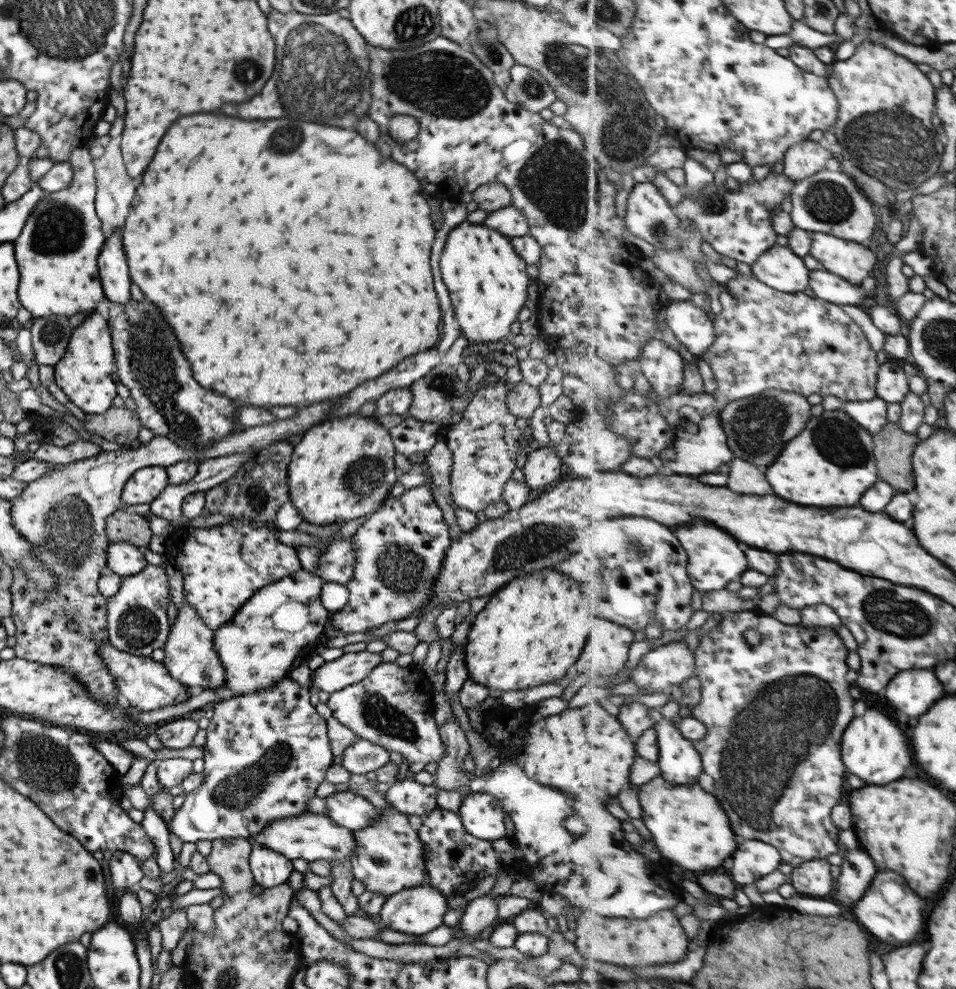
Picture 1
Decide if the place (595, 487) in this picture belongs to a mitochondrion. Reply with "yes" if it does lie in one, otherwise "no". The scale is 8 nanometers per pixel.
no

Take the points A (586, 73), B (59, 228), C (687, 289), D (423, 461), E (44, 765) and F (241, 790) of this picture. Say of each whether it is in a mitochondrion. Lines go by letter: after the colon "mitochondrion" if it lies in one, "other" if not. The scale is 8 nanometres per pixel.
A: mitochondrion
B: mitochondrion
C: other
D: other
E: mitochondrion
F: mitochondrion

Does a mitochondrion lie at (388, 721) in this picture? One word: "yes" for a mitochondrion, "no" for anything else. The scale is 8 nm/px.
yes

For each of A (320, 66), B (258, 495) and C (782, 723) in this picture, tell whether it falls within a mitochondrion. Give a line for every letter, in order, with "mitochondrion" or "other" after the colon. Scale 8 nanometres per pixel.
A: mitochondrion
B: mitochondrion
C: mitochondrion

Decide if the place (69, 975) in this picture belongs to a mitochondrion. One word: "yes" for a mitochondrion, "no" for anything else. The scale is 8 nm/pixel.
yes

